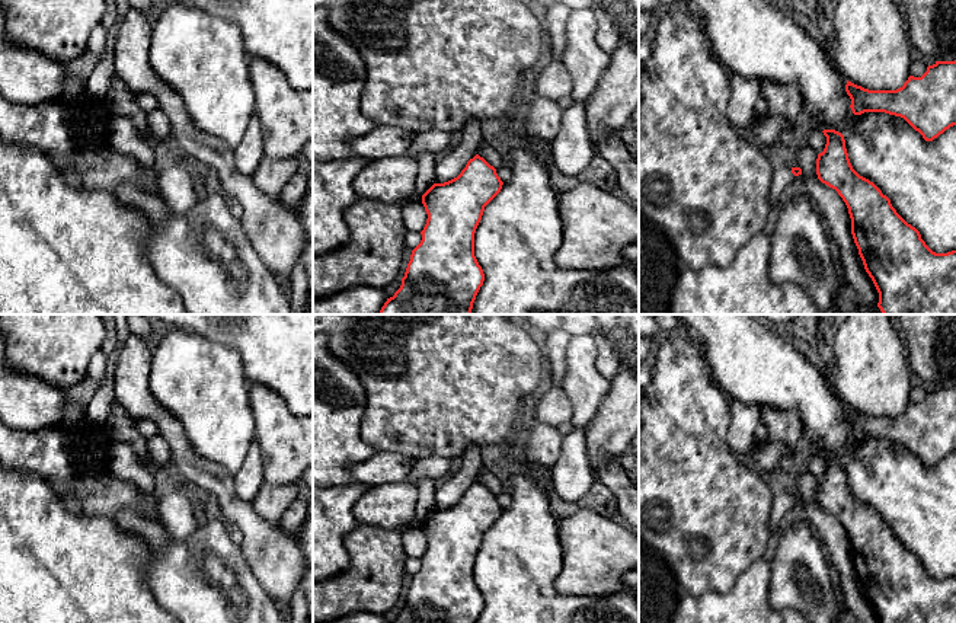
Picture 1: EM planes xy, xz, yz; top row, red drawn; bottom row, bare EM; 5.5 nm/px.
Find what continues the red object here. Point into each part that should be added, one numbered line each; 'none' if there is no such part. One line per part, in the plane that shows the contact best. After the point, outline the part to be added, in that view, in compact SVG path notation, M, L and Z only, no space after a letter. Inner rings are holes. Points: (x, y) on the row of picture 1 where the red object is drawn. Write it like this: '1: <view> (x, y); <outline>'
1: yz (782, 178); M792 166L776 167L770 186L770 210L776 205L781 205L781 192L796 179L792 173Z

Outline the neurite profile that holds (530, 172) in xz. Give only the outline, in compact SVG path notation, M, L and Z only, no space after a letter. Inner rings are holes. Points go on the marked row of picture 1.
M514 150L509 167L511 179L485 207L474 233L485 281L471 314L639 314L639 271L633 265L589 271L563 269L554 262L563 234L559 194L543 153Z

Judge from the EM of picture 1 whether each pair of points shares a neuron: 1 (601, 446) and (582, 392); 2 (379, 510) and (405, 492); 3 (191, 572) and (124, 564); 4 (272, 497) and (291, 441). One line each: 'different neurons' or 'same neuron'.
1: different neurons
2: same neuron
3: different neurons
4: different neurons

